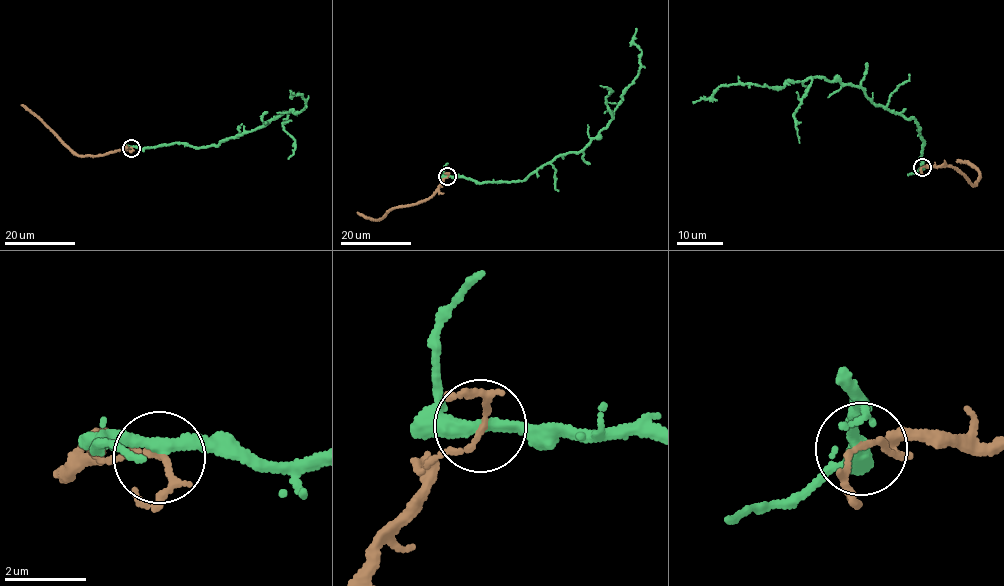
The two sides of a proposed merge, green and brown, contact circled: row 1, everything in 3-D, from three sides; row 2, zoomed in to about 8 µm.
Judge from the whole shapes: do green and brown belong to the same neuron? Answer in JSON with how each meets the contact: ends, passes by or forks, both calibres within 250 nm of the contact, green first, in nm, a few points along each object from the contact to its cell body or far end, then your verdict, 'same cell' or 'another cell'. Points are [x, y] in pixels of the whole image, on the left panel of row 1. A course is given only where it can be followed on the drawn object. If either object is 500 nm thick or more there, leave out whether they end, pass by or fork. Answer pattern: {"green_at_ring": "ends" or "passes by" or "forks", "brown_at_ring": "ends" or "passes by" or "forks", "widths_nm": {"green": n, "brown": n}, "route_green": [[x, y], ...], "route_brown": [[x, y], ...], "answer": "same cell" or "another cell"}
{"green_at_ring": "passes by", "brown_at_ring": "passes by", "widths_nm": {"green": 280, "brown": 120}, "route_green": [[131, 148], [218, 146], [284, 111], [302, 110], [305, 101], [293, 93]], "route_brown": [[131, 148], [79, 156], [21, 105]], "answer": "another cell"}

